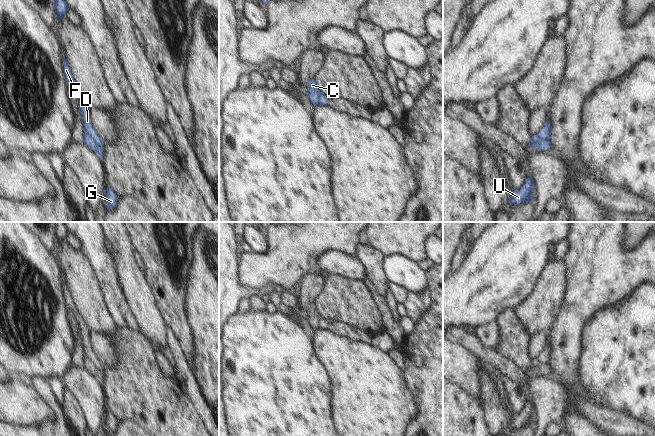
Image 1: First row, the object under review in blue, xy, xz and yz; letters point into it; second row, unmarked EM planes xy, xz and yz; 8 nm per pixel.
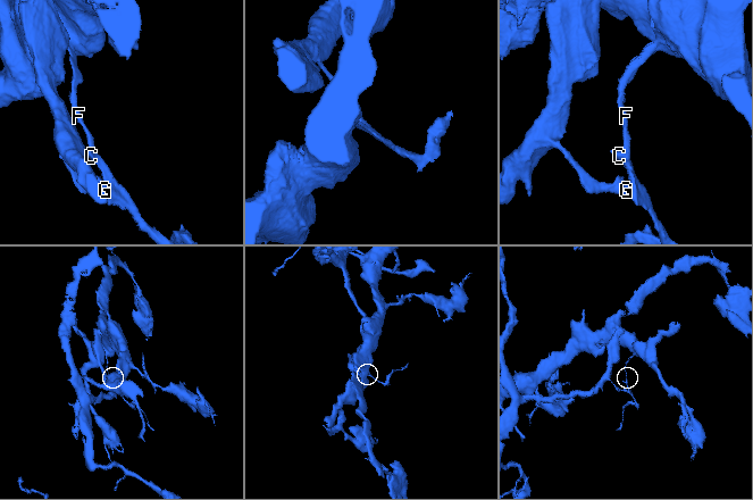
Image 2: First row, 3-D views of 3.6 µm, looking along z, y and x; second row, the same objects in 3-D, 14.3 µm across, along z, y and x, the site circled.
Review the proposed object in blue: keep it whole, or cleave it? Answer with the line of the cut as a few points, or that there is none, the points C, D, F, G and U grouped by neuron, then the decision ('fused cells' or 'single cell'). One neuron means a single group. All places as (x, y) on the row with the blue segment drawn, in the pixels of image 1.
xy (84, 130), (102, 150) | C G U / D F | fused cells

